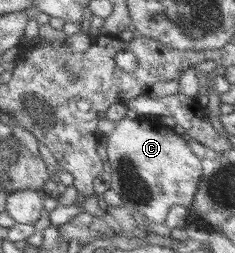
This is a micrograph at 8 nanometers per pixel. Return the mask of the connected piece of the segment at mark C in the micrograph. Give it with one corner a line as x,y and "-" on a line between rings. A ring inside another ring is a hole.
124,118
116,125
116,129
109,135
107,154
114,170
111,174
111,189
121,197
124,207
132,212
144,214
154,223
164,224
172,207
180,205
190,209
196,201
200,185
203,184
205,168
202,167
202,159
192,151
189,137
177,128
167,127
154,118
149,121

